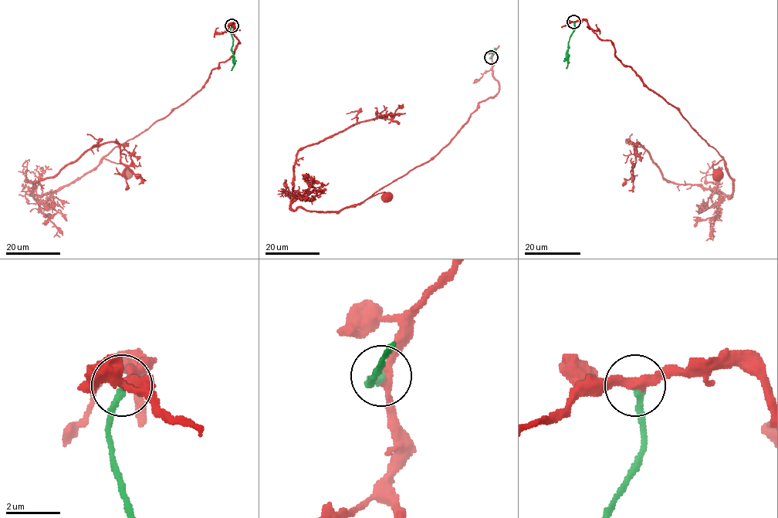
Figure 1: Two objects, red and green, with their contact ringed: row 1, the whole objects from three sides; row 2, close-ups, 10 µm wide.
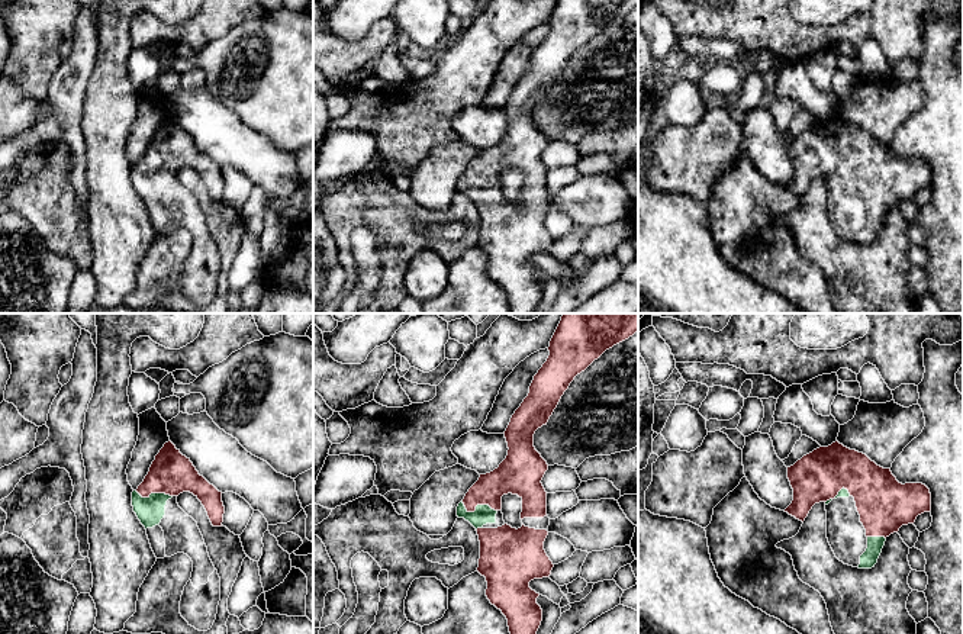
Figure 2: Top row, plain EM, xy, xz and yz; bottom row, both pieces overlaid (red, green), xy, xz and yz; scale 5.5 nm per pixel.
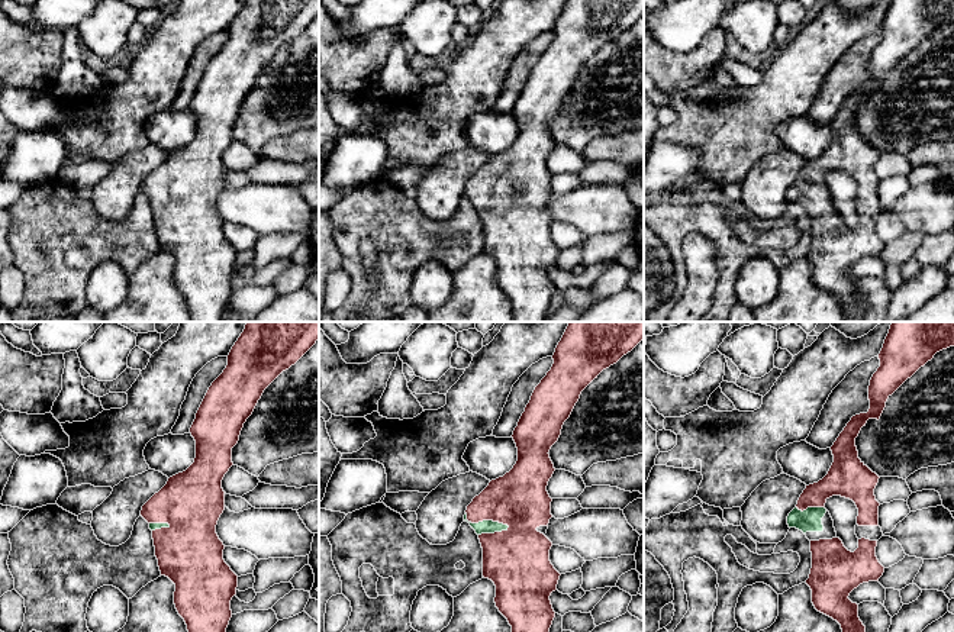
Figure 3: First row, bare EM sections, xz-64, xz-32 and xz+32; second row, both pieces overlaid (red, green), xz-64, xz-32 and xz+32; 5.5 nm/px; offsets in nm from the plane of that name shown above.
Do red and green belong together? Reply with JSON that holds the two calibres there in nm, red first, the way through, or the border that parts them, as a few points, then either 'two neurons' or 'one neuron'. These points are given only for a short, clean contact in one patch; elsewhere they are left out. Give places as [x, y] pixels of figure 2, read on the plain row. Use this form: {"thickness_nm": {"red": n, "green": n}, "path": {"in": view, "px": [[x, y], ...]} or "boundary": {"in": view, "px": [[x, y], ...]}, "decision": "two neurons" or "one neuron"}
{"thickness_nm": {"red": 190, "green": 110}, "decision": "one neuron"}

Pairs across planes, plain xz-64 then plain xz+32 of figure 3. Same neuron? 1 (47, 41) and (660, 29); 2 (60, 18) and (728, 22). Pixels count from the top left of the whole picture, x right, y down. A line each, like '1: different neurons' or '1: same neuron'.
1: different neurons
2: different neurons

